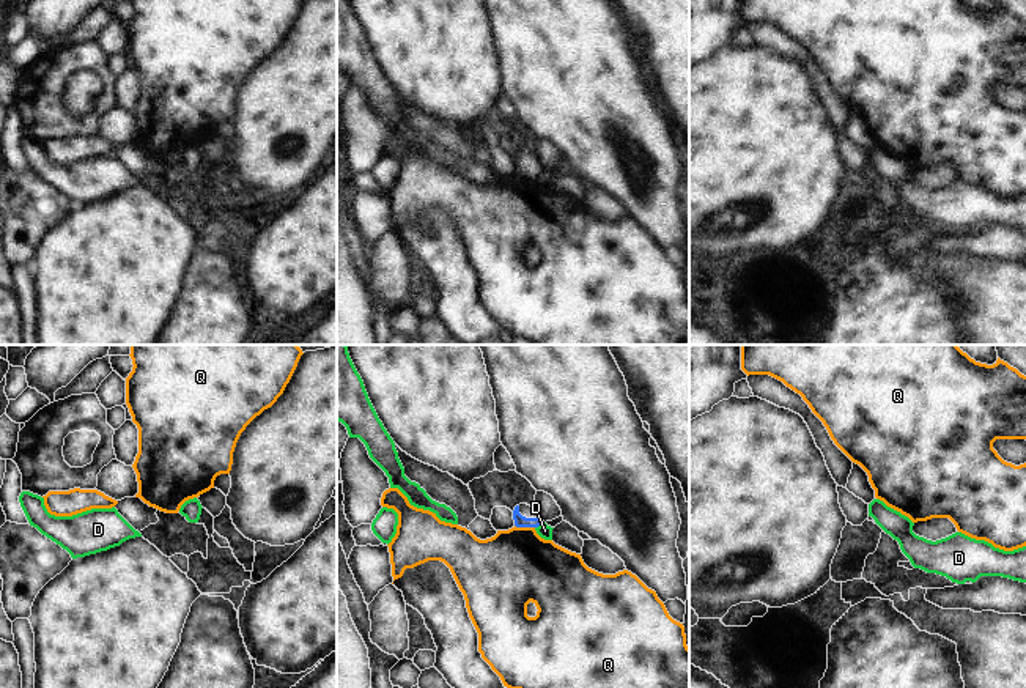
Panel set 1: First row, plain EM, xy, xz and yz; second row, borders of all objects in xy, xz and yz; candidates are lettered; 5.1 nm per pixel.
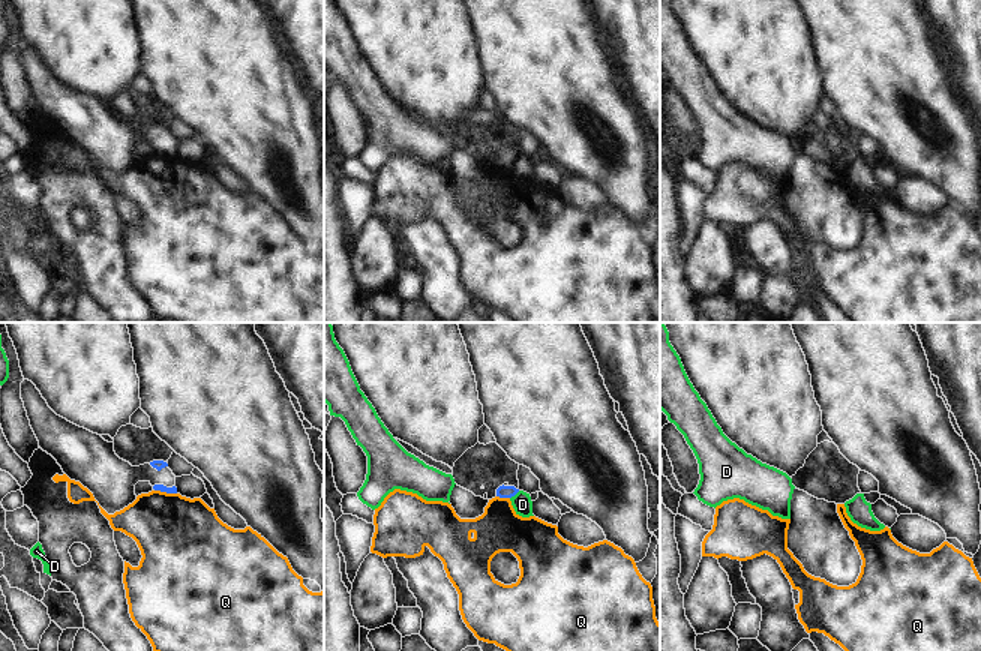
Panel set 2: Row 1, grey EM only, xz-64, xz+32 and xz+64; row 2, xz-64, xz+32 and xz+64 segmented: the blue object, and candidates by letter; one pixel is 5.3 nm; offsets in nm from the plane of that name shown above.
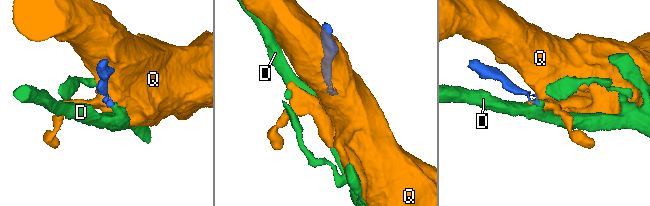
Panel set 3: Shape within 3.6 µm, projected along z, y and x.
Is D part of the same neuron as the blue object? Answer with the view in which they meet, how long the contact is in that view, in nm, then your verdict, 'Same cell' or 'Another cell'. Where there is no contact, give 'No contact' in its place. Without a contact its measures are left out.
Touches blue in xz. Shared border 60 nm. Another cell.

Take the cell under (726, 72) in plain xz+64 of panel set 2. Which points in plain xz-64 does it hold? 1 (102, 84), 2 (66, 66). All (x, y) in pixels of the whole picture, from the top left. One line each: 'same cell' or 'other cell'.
1: same cell
2: same cell

